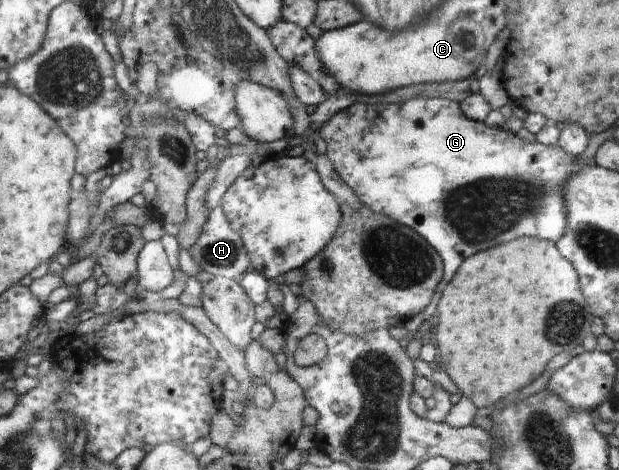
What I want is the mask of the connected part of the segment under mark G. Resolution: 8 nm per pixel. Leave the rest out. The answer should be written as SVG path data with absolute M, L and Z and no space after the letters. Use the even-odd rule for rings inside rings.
M419 98L403 103L372 103L369 99L360 99L321 123L319 135L326 142L325 154L356 198L374 212L384 213L415 230L436 249L444 262L443 278L430 304L404 323L409 332L419 335L430 324L442 290L464 258L518 237L555 243L565 233L563 184L572 173L580 170L572 165L577 157L557 145L524 142L515 133L504 132L502 127L490 127L466 118L457 98Z

